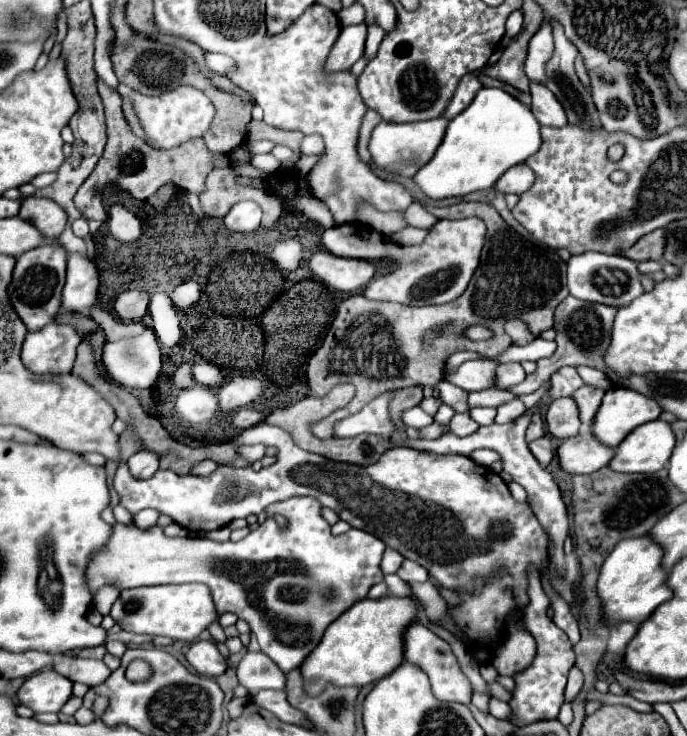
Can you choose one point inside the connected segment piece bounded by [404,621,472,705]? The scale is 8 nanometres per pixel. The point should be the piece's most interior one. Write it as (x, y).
(425, 649)

